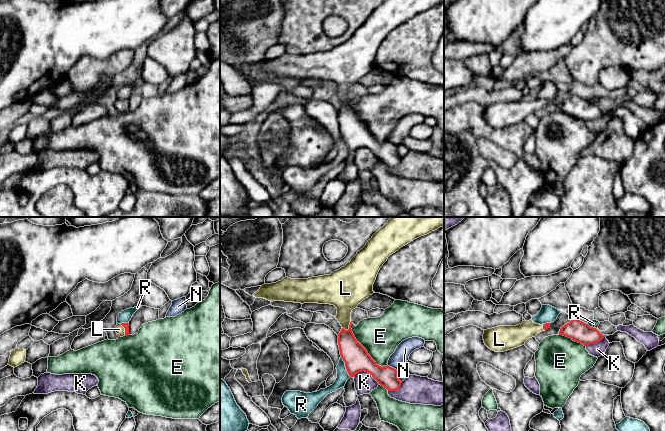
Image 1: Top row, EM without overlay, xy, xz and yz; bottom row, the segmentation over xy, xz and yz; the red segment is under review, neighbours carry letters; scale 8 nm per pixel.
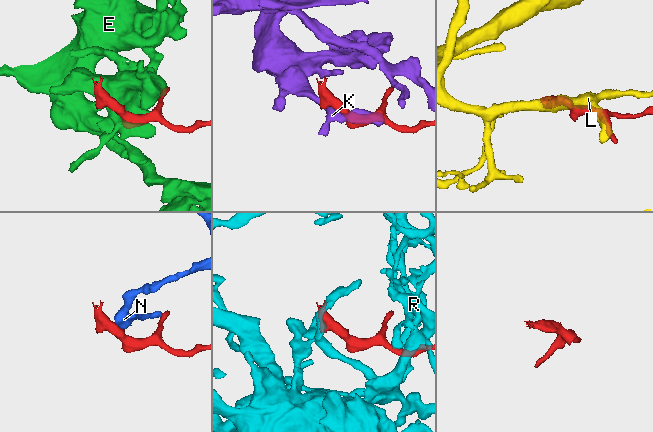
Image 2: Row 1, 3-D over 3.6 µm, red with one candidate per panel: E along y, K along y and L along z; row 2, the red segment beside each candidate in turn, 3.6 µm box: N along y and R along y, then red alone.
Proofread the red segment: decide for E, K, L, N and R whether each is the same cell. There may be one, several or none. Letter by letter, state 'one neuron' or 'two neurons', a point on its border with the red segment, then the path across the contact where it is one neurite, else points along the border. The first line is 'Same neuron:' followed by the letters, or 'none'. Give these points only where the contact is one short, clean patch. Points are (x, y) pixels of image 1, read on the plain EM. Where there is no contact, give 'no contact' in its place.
Same neuron: L
E: two neurons | xz (364, 124)
K: two neurons | xz (367, 147)
L: one neuron | xz (349, 104) | across xz (356, 134), (349, 124), (349, 104), (345, 98), (346, 73)
N: two neurons | xz (391, 143)
R: two neurons | xz (345, 142)

